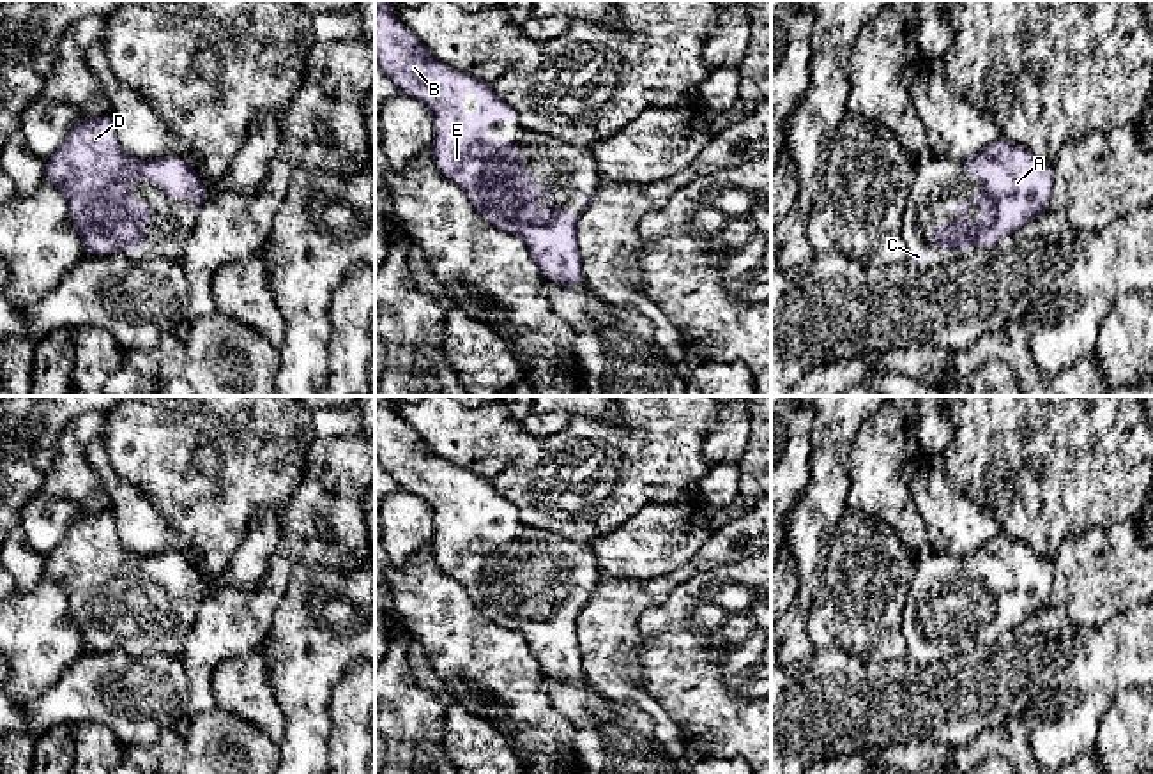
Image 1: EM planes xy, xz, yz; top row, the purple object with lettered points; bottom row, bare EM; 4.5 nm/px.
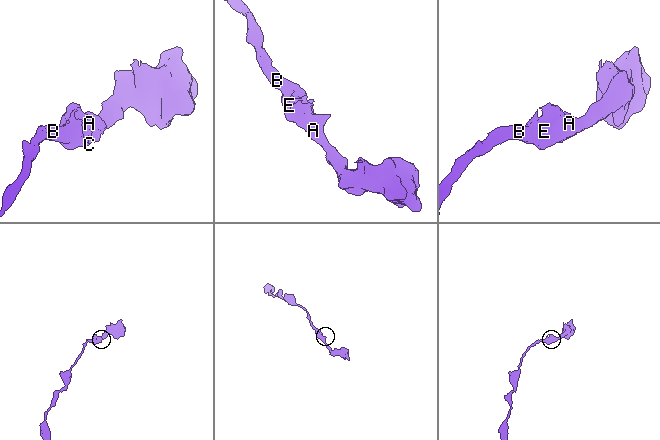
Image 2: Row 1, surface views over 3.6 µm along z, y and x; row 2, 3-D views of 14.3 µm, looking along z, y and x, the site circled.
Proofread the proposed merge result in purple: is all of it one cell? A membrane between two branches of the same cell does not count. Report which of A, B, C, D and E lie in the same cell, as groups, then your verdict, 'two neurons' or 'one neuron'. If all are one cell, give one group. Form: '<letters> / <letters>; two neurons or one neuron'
A B C D E; one neuron

